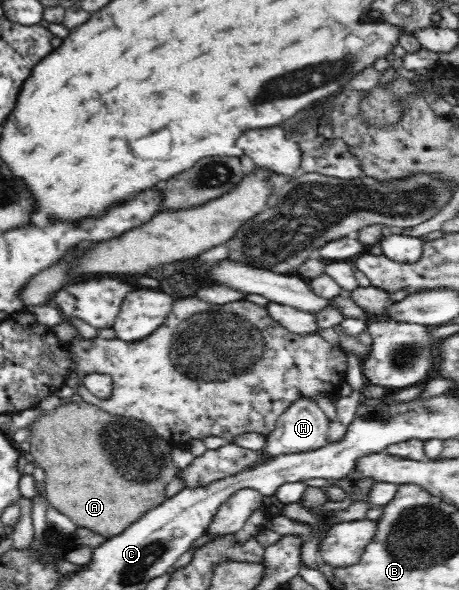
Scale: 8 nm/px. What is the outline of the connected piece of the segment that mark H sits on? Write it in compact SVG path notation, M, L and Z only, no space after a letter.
M306 397L297 398L280 415L275 429L267 436L264 448L259 450L259 457L254 463L245 466L245 470L258 468L258 466L262 466L262 464L270 462L270 460L274 460L274 458L278 458L278 456L282 456L283 454L304 453L326 446L328 443L330 422L324 410L318 406L314 399Z

